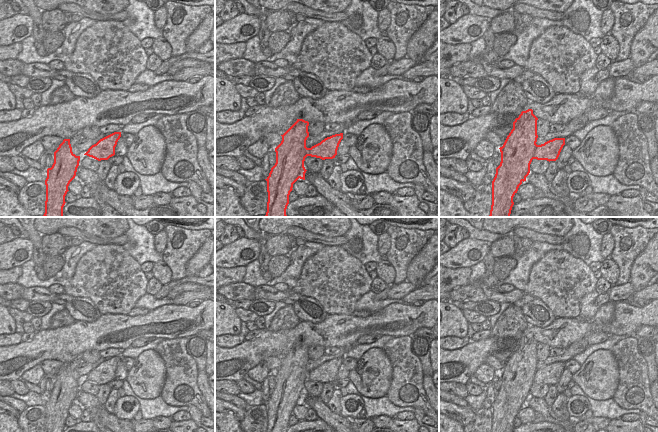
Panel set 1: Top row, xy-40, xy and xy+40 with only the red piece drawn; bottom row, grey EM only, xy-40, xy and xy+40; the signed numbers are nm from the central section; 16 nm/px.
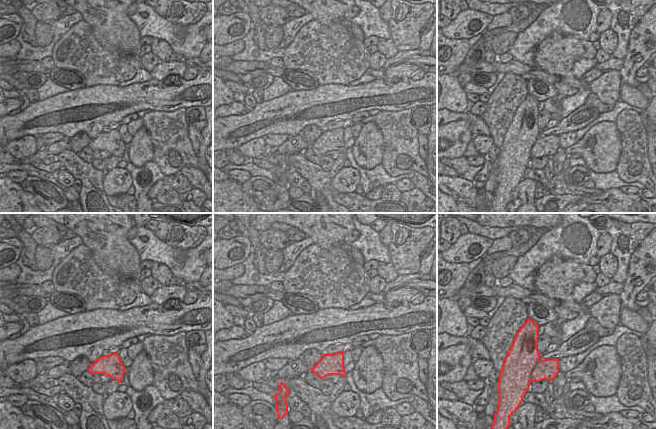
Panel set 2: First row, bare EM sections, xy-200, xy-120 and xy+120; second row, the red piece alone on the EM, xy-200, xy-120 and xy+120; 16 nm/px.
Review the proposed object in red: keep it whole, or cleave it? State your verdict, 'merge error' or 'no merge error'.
merge error

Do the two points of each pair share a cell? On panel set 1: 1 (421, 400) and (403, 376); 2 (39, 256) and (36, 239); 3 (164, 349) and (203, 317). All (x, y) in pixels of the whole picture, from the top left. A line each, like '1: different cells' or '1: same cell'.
1: same cell
2: same cell
3: different cells

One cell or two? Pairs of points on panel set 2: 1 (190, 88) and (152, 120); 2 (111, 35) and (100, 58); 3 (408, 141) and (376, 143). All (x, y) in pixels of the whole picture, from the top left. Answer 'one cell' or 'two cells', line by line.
1: two cells
2: two cells
3: two cells

